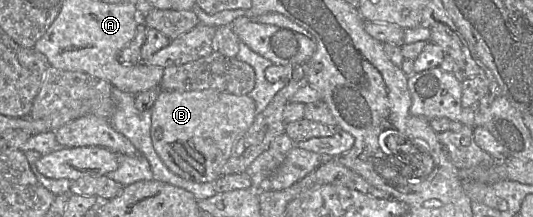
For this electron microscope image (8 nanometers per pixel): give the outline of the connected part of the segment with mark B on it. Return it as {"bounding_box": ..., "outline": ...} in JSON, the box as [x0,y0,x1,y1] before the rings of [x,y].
{"bounding_box":[151,90,256,183],"outline":[[[161,90],[152,107],[151,138],[157,154],[173,173],[191,182],[213,183],[221,177],[223,165],[255,117],[256,103],[248,95]]]}

